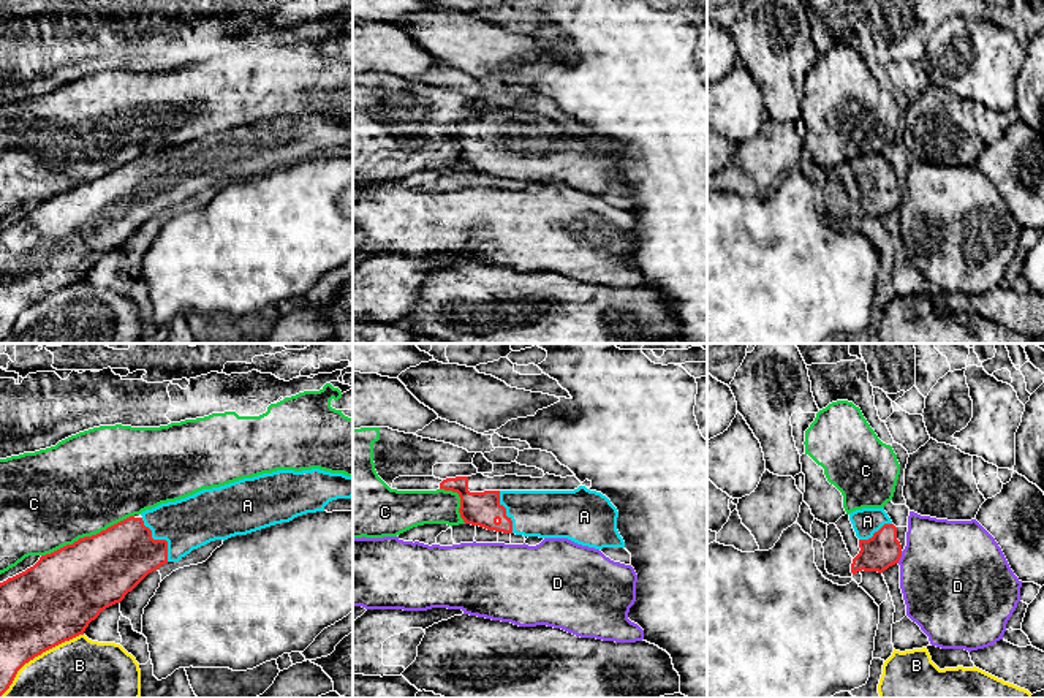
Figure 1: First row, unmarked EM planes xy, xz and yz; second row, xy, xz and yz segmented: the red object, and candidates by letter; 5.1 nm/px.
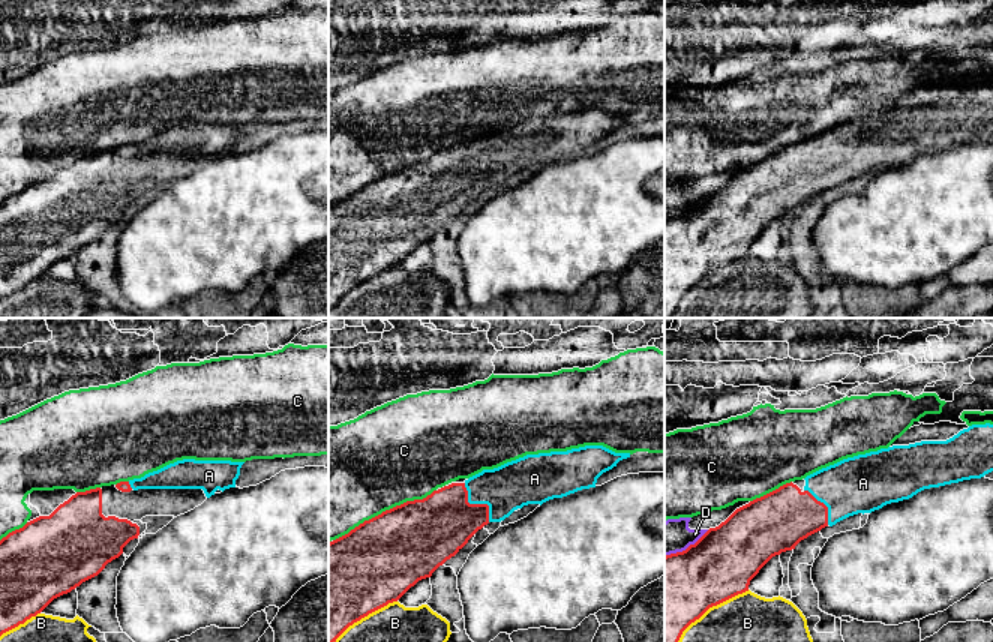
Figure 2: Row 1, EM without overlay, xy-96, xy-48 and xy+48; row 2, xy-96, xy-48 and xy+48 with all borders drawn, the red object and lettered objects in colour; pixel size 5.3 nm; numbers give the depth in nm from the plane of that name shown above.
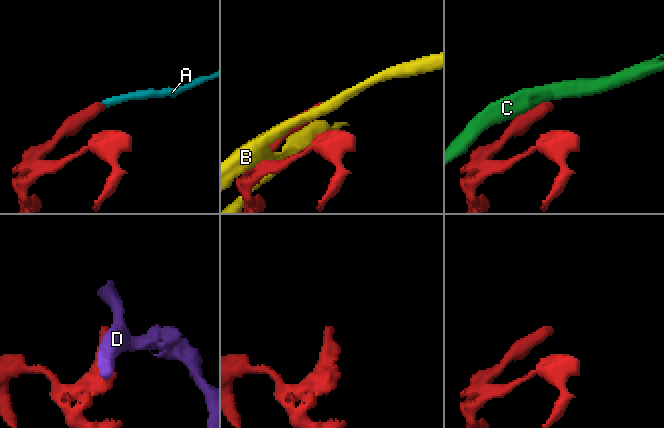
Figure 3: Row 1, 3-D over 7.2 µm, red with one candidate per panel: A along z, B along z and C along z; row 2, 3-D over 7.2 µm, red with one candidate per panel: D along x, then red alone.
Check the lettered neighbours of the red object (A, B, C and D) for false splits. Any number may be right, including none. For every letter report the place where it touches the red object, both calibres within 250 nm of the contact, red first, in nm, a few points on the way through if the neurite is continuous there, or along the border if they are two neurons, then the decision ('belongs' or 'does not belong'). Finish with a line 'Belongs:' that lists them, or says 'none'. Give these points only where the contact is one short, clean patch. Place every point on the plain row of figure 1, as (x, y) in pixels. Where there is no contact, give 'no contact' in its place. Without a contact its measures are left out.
A: contact xy (160, 185); calibres 320 and 260 nm; way xy (117, 204), (135, 192), (160, 185), (170, 176), (190, 168); belongs
B: contact xy (37, 301); calibres 420 and 500 nm; does not belong
C: contact xy (87, 182); calibres 380 and 480 nm; does not belong
D: contact yz (900, 201); calibres 180 and 500 nm; does not belong
Belongs: A

